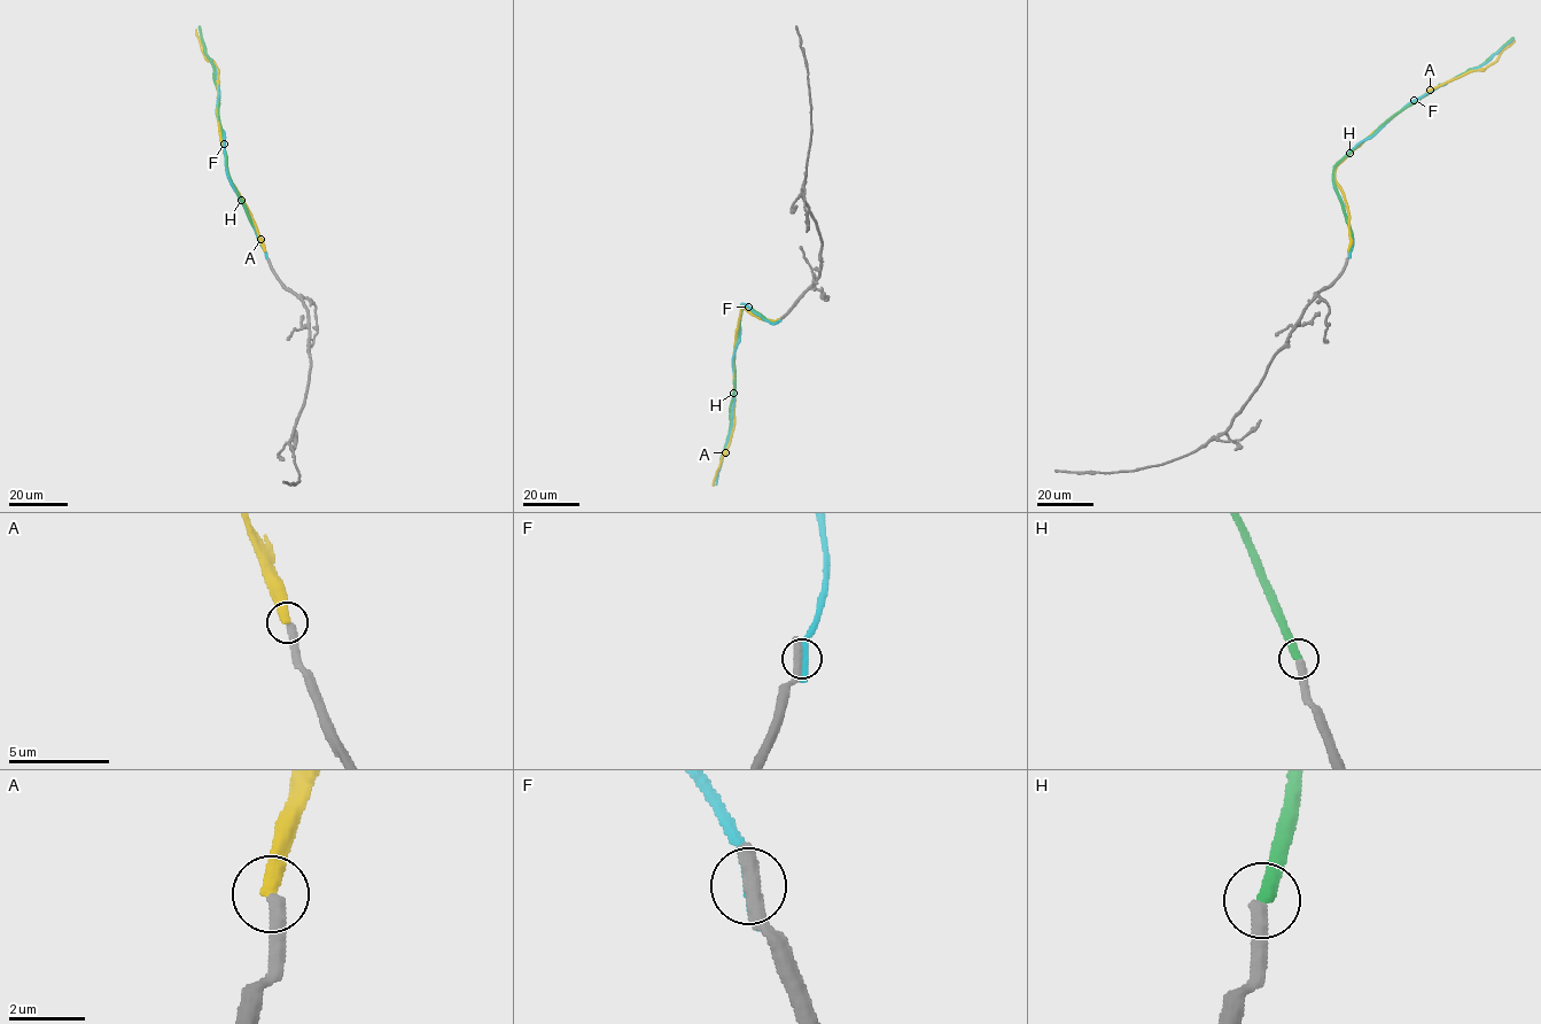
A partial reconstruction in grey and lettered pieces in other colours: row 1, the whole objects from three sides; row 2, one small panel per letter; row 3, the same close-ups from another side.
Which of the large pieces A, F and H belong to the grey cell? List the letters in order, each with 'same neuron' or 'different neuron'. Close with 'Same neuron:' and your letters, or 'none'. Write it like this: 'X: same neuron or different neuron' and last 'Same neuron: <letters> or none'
A: different neuron
F: different neuron
H: same neuron
Same neuron: H

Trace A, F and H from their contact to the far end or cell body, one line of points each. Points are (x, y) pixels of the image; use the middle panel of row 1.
A: (778, 319), (763, 319), (741, 305), (733, 359), (733, 426), (713, 486)
F: (779, 320), (770, 323), (746, 304), (741, 304), (739, 341), (732, 359), (732, 427), (715, 485)
H: (779, 319), (770, 322), (742, 304), (734, 350), (730, 426), (715, 483)

